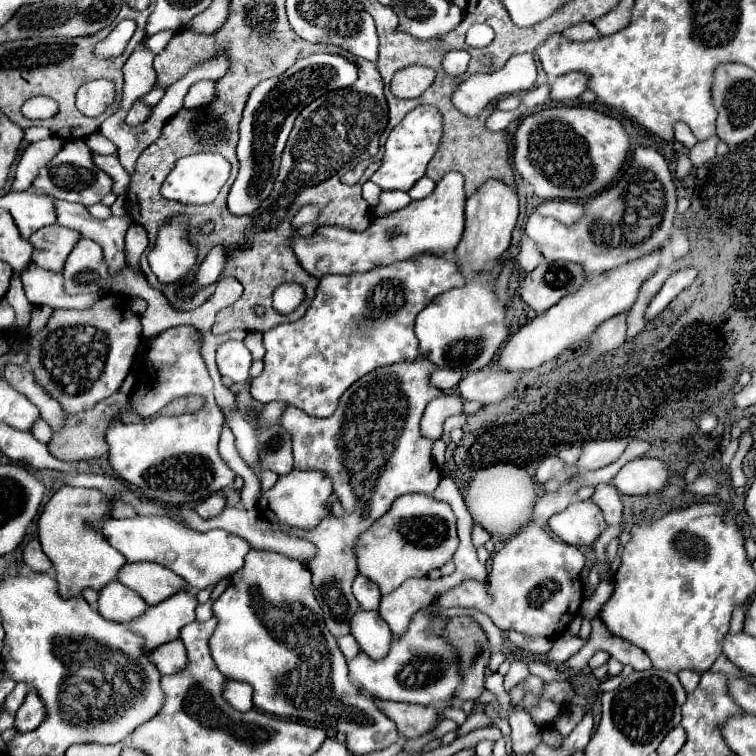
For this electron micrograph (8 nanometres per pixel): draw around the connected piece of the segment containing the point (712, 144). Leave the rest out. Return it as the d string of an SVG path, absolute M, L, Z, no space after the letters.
M718 136L708 138L706 142L698 142L694 148L688 150L688 158L692 160L692 166L702 166L706 162L710 162L716 156L716 144L718 144Z

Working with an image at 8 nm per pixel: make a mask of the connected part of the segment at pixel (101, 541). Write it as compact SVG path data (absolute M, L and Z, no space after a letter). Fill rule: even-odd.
M62 486L44 506L38 522L38 538L44 554L54 564L62 598L80 596L84 588L100 592L106 584L118 578L120 568L126 564L126 558L100 534L104 520L110 518L110 512L112 502L98 488Z

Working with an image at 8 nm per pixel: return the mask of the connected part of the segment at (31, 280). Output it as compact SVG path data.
M34 262L22 272L22 284L25 295L34 306L52 306L52 308L76 308L84 310L84 294L70 296L64 292L62 274L48 272L38 268Z

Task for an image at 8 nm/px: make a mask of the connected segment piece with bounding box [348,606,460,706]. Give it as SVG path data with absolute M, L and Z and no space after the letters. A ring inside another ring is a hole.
M428 606L428 610L420 610L420 614L416 614L410 622L408 634L392 640L392 650L386 658L372 660L364 652L354 658L348 664L350 680L380 700L412 702L422 706L450 702L456 686L460 684L460 670L456 654L452 654L452 648L444 642L444 638L440 638L440 626L444 626L444 622L436 618L432 610L434 606Z

